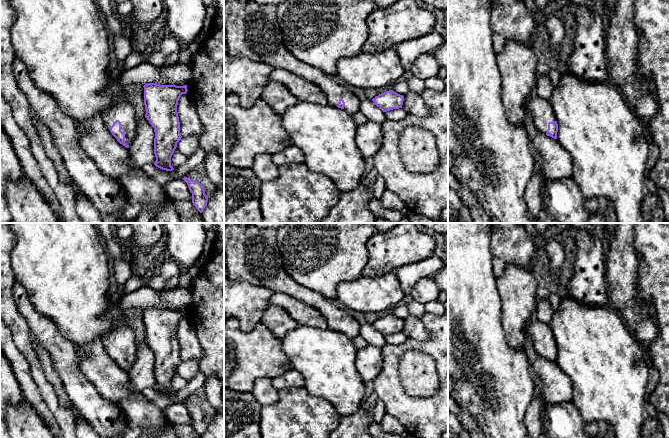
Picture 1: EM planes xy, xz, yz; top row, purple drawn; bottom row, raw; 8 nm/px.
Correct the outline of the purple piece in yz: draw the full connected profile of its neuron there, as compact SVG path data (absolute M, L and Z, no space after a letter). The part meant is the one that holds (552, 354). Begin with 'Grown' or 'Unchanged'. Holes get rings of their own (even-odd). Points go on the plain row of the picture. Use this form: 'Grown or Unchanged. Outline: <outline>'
Grown. Outline: M533 319L525 330L528 340L533 344L537 355L557 363L558 348L550 324Z

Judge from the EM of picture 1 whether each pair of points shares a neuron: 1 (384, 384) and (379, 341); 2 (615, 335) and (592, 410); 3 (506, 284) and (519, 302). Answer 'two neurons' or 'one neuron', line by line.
1: two neurons
2: one neuron
3: one neuron

